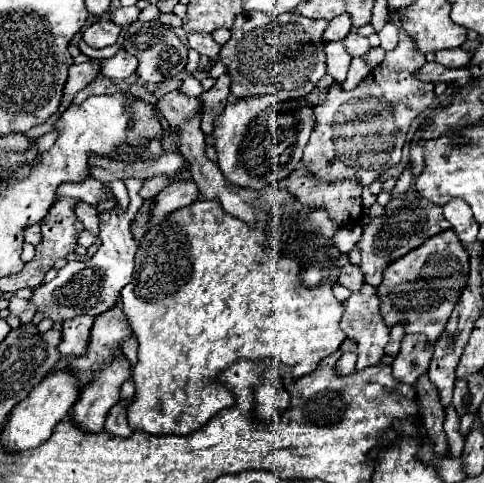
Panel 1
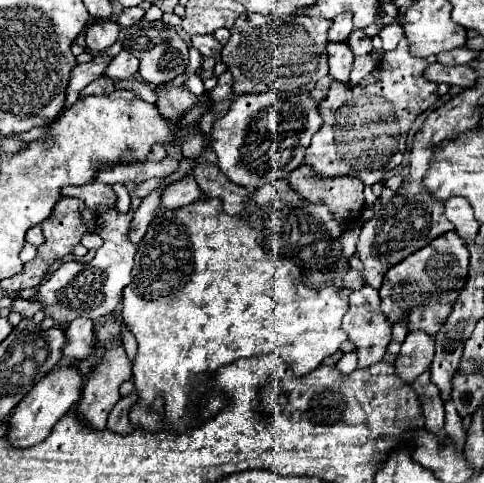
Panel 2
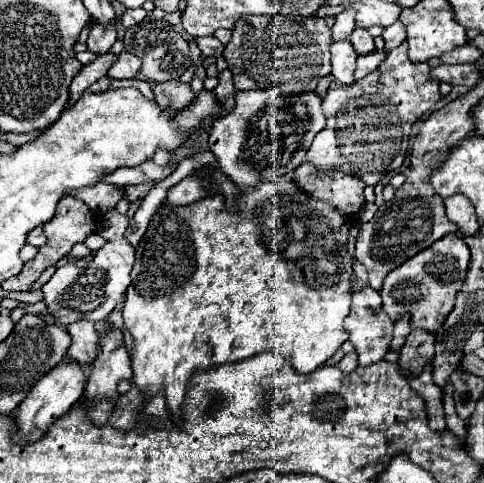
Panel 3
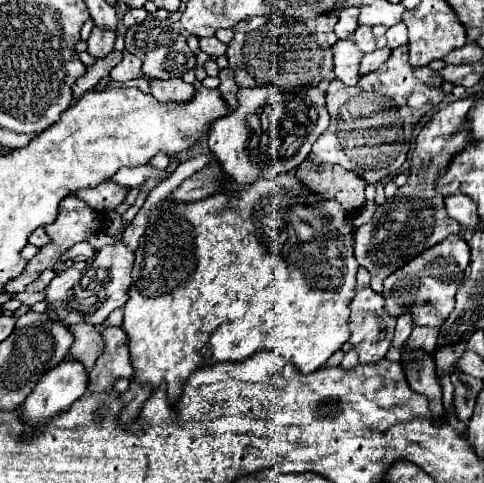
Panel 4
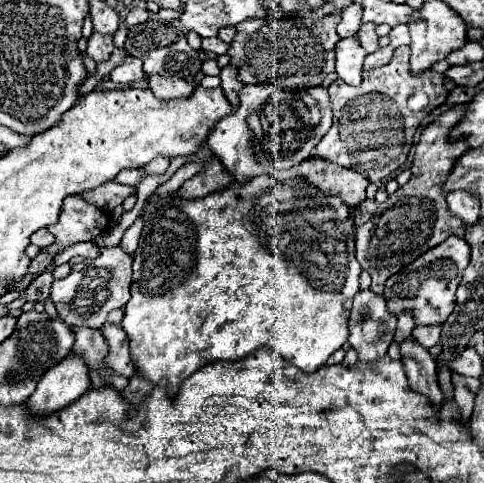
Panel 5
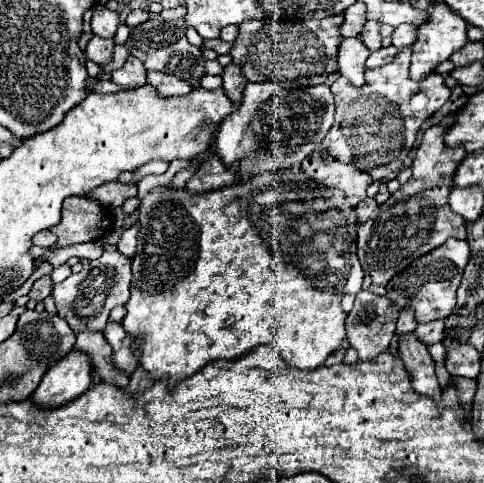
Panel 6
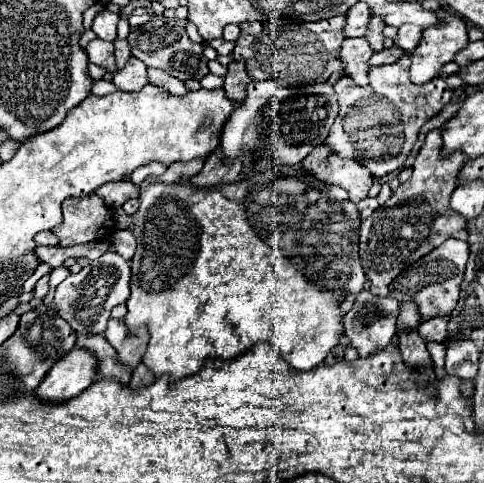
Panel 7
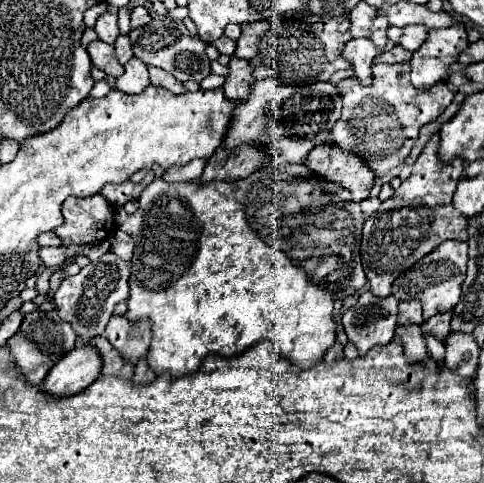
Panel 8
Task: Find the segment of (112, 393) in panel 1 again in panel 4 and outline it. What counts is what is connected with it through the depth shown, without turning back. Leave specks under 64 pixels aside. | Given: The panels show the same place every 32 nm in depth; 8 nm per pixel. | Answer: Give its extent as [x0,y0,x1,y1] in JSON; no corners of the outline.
[88,326,134,392]

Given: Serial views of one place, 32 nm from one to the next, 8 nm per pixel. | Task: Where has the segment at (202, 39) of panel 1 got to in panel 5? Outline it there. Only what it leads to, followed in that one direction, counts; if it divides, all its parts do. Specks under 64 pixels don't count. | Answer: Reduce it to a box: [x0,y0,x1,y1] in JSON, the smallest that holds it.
[202,38,230,56]

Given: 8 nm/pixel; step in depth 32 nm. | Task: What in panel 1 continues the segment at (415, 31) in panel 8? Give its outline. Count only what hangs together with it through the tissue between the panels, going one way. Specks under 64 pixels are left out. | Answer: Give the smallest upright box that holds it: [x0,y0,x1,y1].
[378,22,398,50]

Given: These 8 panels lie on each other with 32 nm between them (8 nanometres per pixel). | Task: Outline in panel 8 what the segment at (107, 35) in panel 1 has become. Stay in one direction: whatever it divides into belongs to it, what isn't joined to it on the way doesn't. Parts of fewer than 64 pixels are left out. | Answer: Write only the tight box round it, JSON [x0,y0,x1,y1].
[86,40,124,78]

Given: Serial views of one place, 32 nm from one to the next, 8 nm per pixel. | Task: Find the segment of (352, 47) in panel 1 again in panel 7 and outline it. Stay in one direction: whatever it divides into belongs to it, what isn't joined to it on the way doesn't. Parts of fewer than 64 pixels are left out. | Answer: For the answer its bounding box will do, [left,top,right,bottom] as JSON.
[366,18,384,50]

